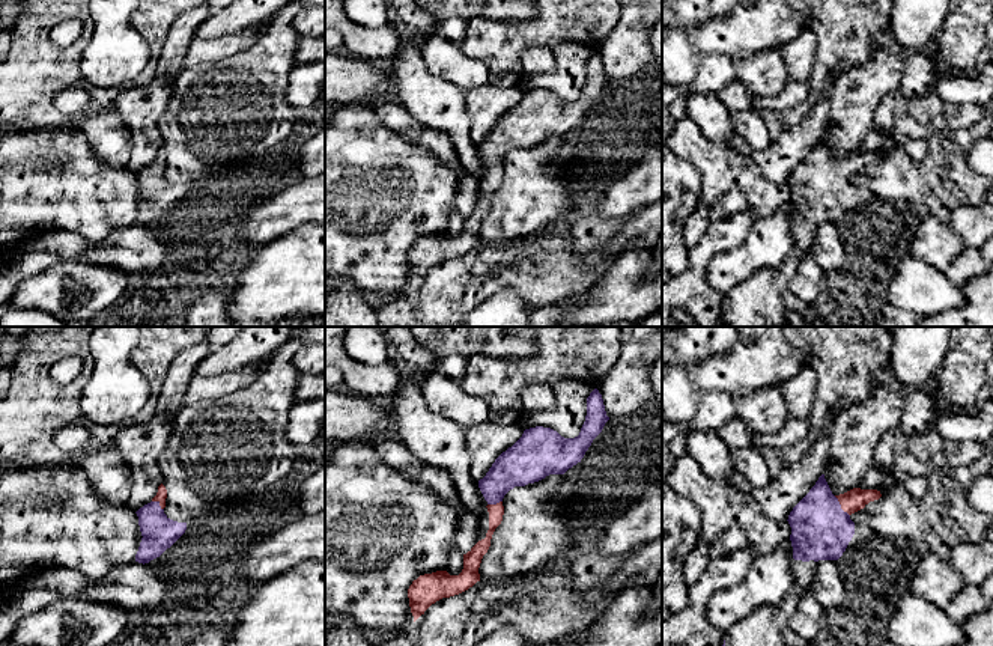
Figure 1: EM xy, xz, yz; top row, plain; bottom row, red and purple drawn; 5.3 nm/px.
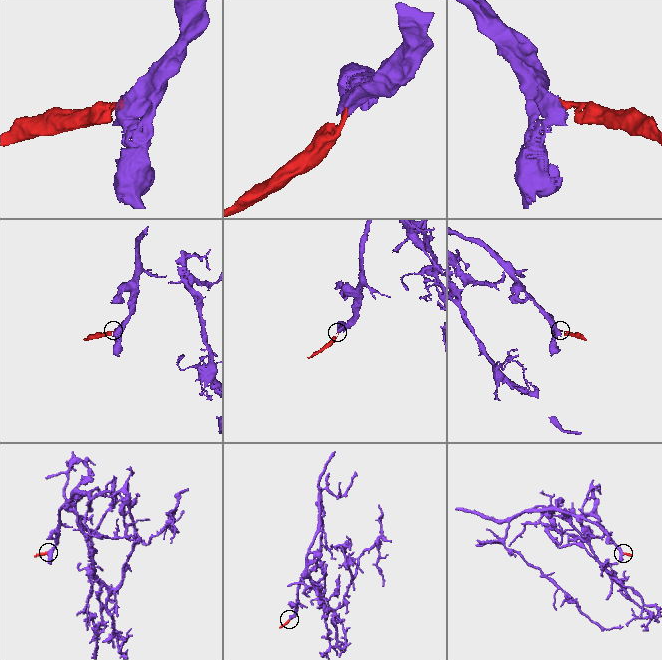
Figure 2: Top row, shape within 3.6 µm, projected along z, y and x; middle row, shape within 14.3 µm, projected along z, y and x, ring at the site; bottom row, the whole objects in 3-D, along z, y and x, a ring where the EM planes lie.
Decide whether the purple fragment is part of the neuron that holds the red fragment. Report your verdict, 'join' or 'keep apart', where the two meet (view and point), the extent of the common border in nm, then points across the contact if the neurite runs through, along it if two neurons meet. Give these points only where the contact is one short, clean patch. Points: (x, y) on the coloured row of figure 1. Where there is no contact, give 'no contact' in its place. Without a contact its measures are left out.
join; meets red in yz at (841, 506); contact 140 nm long; runs through yz (853, 500), (841, 506), (820, 530)

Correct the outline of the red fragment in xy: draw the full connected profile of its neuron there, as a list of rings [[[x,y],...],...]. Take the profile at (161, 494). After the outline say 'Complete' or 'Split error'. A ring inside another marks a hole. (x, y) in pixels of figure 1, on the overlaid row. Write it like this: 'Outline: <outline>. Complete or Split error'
Outline: [[[161,483],[150,503],[135,513],[141,532],[141,542],[135,554],[135,562],[149,563],[170,548],[187,530],[187,523],[170,520],[164,513],[167,489]]]. Split error

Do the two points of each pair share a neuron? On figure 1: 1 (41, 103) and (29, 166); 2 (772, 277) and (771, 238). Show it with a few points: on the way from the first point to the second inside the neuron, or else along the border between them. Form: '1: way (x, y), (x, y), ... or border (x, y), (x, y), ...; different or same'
1: border (23, 125), (53, 130); different
2: border (796, 243), (778, 265), (760, 268), (740, 285); different

